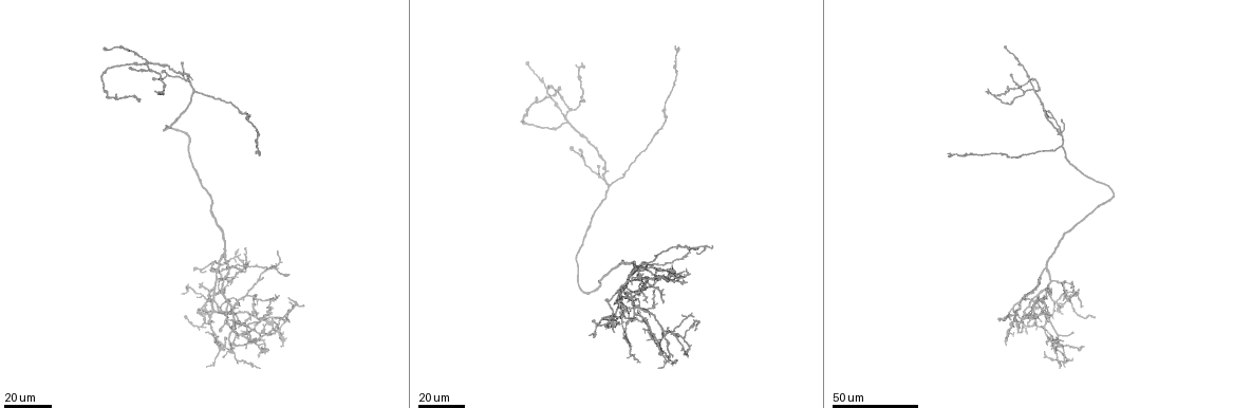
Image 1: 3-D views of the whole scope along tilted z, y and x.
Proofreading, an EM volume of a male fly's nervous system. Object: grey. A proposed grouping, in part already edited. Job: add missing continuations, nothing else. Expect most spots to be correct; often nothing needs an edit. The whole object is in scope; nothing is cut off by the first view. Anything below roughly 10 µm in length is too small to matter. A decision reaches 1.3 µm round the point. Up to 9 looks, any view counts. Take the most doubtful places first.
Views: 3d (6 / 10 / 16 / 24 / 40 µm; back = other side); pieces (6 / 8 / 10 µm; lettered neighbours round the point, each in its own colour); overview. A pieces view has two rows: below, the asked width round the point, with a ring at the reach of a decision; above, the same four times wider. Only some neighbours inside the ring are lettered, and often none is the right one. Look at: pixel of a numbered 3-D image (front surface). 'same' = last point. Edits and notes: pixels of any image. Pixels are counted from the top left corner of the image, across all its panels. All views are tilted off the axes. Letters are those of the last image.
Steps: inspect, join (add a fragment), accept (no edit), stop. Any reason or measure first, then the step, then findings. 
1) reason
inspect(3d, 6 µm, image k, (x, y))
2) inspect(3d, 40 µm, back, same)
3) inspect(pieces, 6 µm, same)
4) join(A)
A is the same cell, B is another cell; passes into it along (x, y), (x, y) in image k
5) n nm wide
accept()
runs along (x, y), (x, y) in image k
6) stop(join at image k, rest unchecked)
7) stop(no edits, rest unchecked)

end of a long branch
inspect(3d, 24 µm, image 1, (1064, 281))

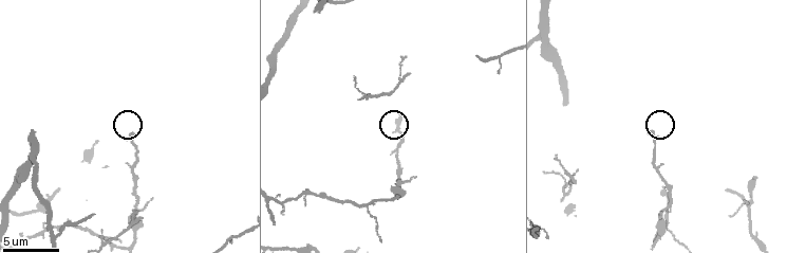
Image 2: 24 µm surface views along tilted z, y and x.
what lies round it
inspect(pieces, 10 µm, image 2, (135, 137))

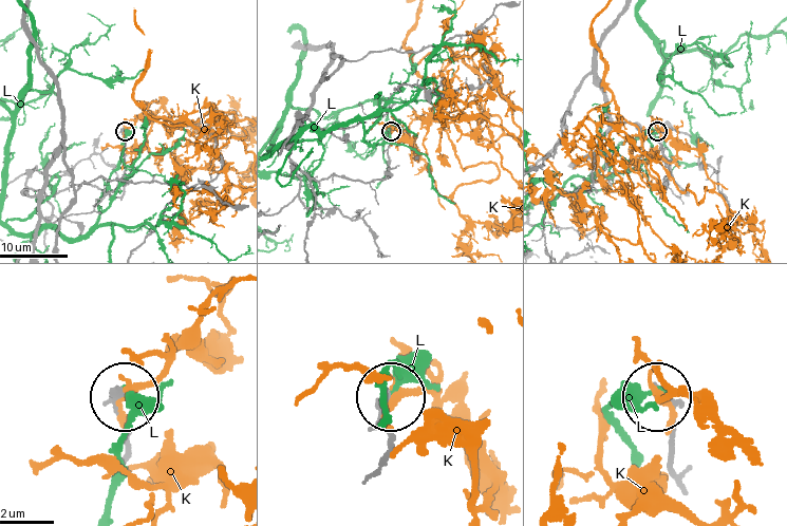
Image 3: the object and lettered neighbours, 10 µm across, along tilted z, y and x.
accept()
K and L are other cells; runs along (385, 463), (389, 396) in image 3; none of them fits

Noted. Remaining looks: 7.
an open end
inspect(3d, 24 µm, image 1, (998, 94))

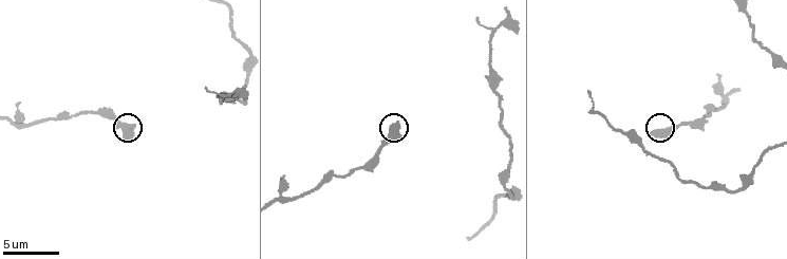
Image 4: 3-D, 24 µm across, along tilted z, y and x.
inspect(pieces, 10 µm, image 4, (651, 135))

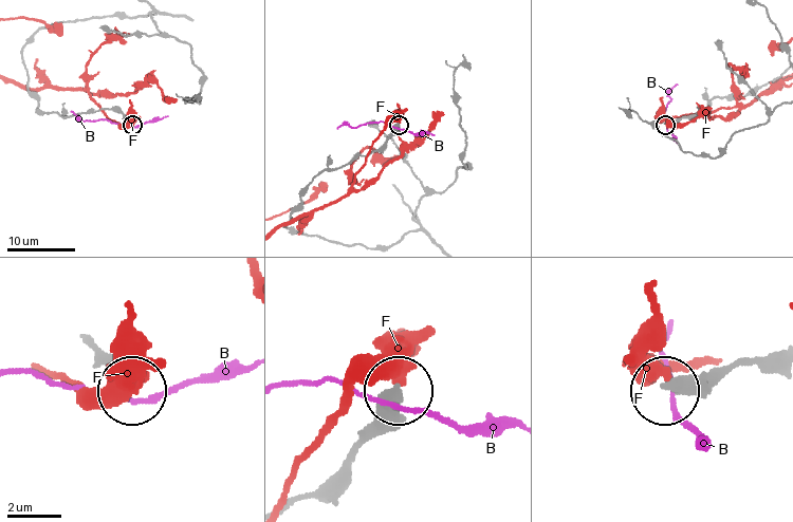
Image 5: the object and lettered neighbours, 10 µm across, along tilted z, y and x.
accept()
B and F are other cells; runs along (307, 187), (325, 170), (340, 168), (377, 149), (398, 124) in image 5; none of them fits

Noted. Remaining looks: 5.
end of a long branch
inspect(3d, 40 µm, image 1, (256, 151))

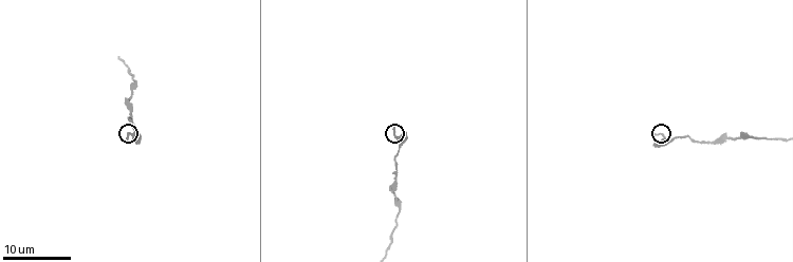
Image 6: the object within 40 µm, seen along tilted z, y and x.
inspect(pieces, 8 µm, image 6, (128, 138))

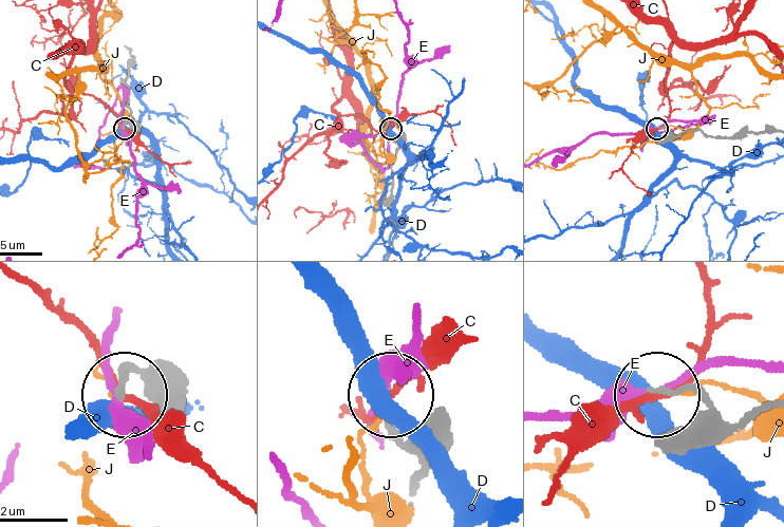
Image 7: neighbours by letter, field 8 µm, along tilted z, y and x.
150 nm wide
accept()
C, D, E and J are other cells; no lettered fragment goes on from it

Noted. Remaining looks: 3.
free end
inspect(3d, 40 µm, image 1, (1074, 311))

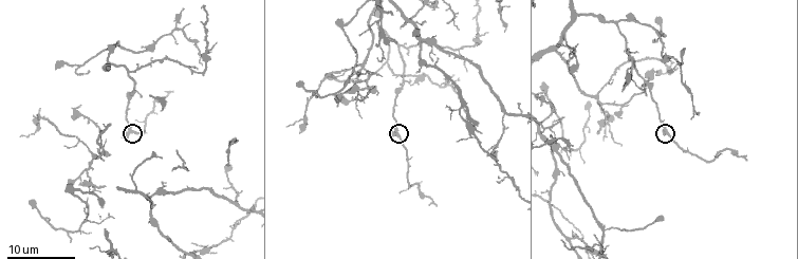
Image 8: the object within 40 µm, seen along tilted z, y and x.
what lies round it
inspect(pieces, 8 µm, image 8, (121, 135))

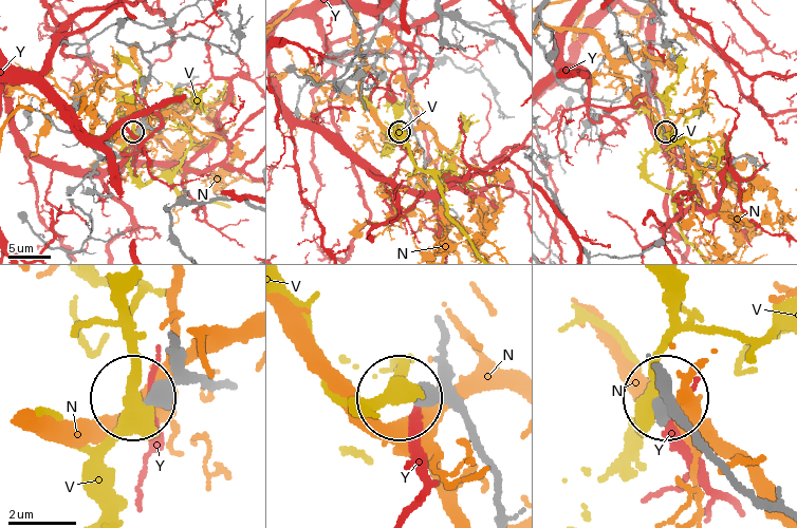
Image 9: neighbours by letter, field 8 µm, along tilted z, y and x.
accept()
N, V and Y are other cells; none of them fits

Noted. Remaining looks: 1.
stop(no edits, rest unchecked)

